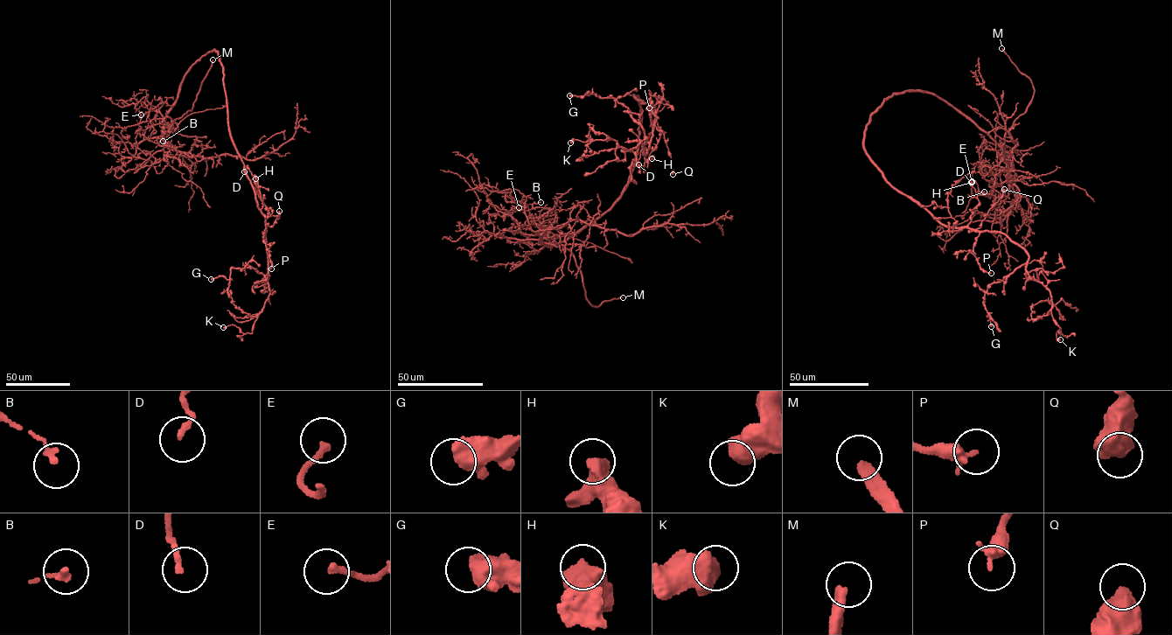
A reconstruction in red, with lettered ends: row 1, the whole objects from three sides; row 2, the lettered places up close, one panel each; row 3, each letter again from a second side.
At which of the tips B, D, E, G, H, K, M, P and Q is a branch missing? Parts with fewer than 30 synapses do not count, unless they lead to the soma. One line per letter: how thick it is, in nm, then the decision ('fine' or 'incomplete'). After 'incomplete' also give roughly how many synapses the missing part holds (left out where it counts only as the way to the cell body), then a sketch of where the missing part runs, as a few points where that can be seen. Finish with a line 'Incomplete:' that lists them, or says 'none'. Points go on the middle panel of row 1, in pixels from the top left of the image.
B: 170 nm thick; fine
D: 160 nm thick; fine
E: 200 nm thick; fine
G: 650 nm thick; fine
H: 650 nm thick; fine
K: 650 nm thick; fine
M: 400 nm thick; incomplete; missing branch runs (623, 297), (622, 295), (629, 298), (632, 296)
P: 320 nm thick; fine
Q: 550 nm thick; fine
Incomplete: M

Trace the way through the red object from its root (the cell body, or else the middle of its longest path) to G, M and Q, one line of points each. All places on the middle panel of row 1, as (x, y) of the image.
G: (639, 125), (633, 94), (648, 101), (655, 118), (645, 154), (644, 130), (629, 108), (596, 94), (569, 95)
M: (639, 125), (638, 152), (621, 195), (567, 240), (545, 243), (570, 251), (590, 305), (623, 297)
Q: (639, 125), (638, 96), (633, 94), (642, 102), (649, 102), (656, 129), (664, 134), (673, 174)

